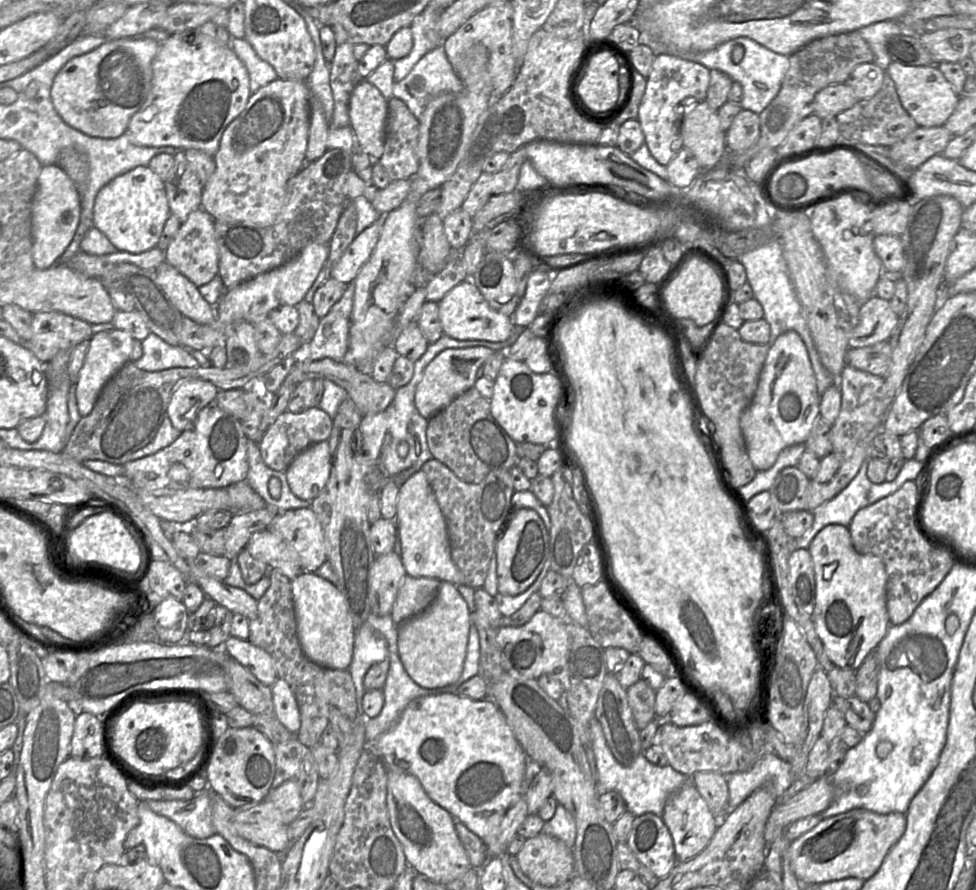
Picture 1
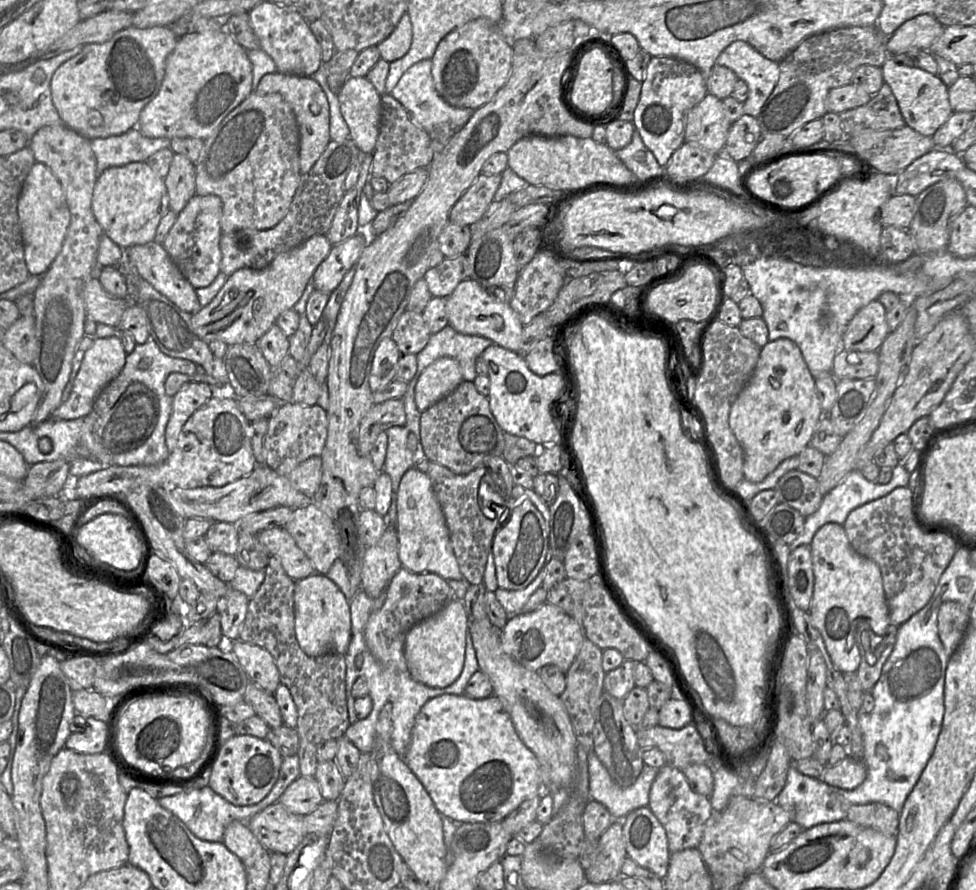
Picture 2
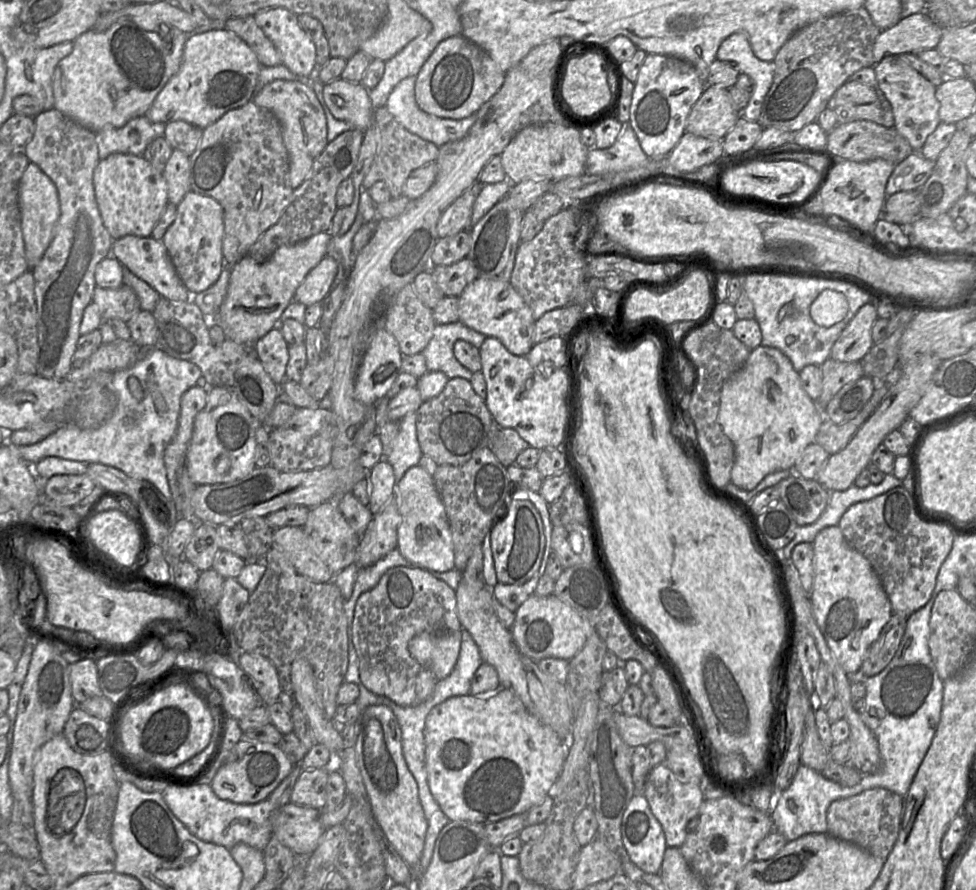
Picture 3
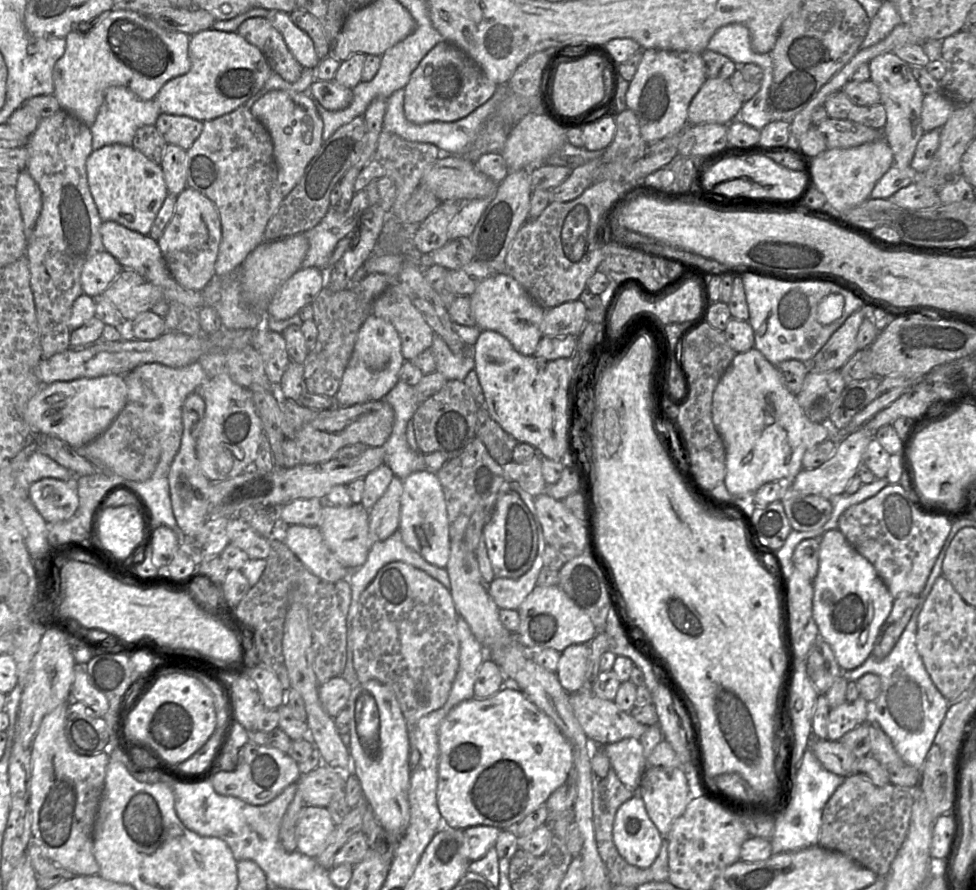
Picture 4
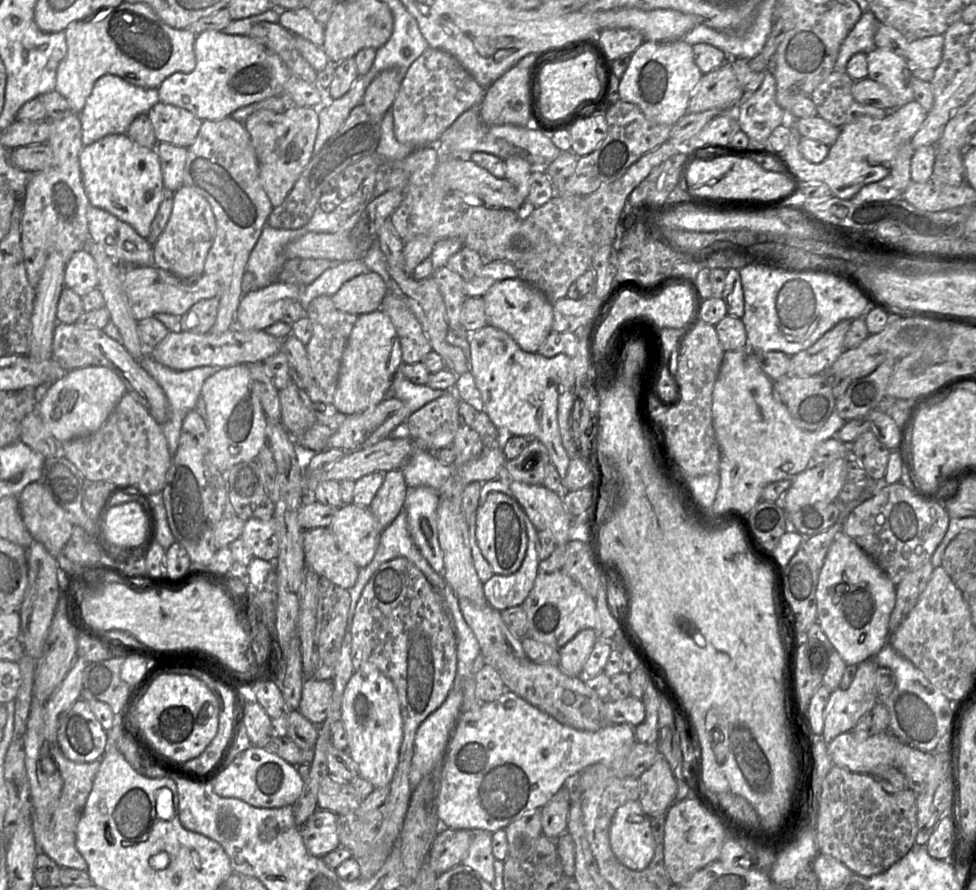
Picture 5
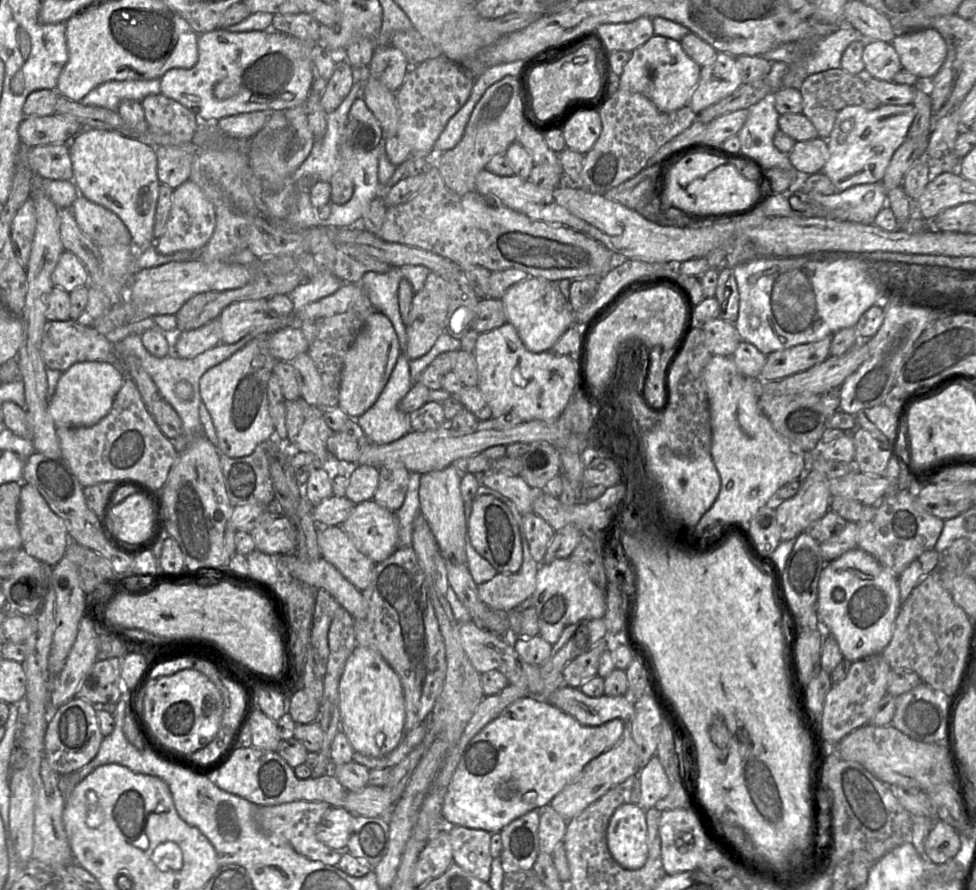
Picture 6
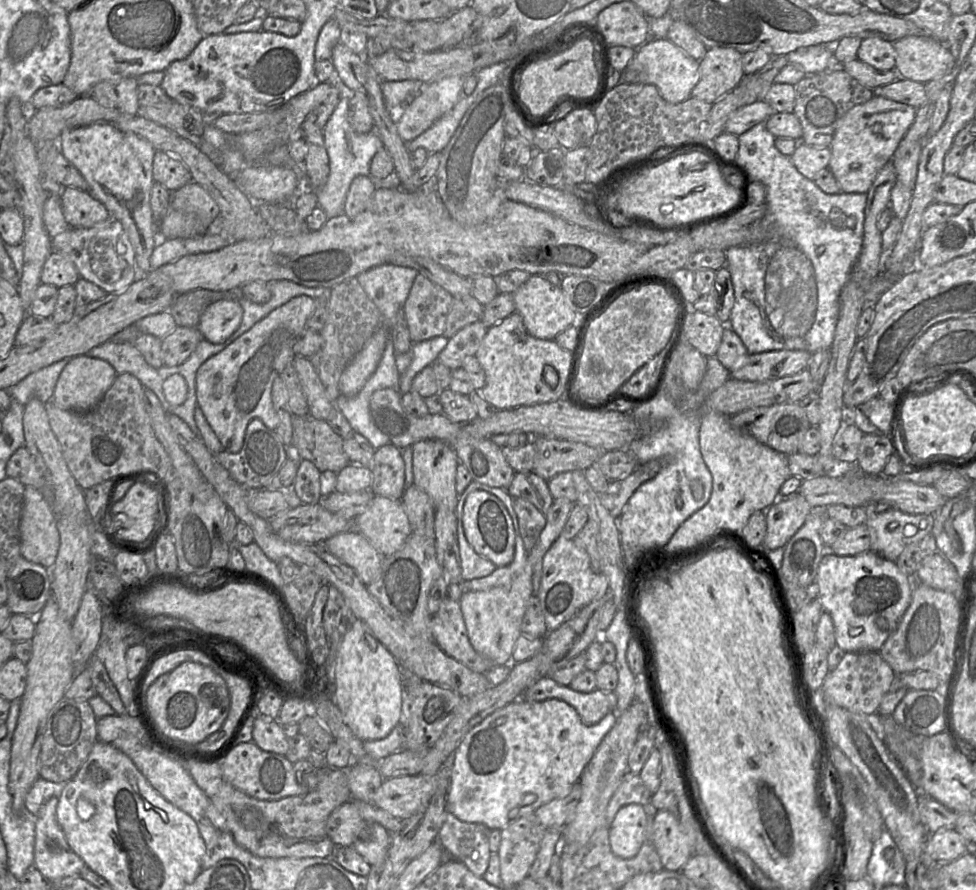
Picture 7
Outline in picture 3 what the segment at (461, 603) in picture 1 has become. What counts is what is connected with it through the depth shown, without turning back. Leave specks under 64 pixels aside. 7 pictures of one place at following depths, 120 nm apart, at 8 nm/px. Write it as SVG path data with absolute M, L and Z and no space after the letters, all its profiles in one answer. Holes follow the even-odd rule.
M424 631L409 641L408 650L437 680L443 680L451 674L458 661L461 639L461 631Z

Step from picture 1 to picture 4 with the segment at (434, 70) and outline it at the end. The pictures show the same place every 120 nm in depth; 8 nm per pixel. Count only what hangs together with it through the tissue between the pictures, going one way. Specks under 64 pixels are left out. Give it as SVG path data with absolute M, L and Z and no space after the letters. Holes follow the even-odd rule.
M507 84L497 85L495 93L489 100L466 117L457 121L434 121L423 124L414 124L408 121L404 115L403 104L405 91L404 88L402 88L391 94L386 100L387 107L384 115L383 131L396 134L407 141L434 144L443 154L465 155L472 142L476 139L483 124L496 112L499 104L506 97L508 92L510 92L510 90Z

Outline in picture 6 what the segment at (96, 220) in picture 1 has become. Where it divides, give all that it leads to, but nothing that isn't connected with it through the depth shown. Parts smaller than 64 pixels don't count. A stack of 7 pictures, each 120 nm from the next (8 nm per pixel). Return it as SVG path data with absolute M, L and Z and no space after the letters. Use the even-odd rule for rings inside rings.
M83 128L68 147L78 193L114 212L129 230L137 251L152 246L161 185L157 176L155 147L136 138L97 128Z

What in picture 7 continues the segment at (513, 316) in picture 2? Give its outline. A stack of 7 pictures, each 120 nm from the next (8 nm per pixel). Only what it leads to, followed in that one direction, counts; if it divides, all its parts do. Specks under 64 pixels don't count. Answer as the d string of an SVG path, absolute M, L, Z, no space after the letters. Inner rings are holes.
M531 275L513 294L516 312L523 320L527 332L538 339L554 340L555 337L570 326L575 326L580 319L578 314L571 307L571 302L560 286L550 283L542 275Z

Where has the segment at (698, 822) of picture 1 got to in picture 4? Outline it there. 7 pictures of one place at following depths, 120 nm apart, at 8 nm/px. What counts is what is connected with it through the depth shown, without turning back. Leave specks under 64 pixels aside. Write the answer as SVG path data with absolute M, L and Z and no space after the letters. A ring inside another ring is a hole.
M648 766L635 794L643 799L648 816L662 839L667 839L673 822L692 800L687 778L679 768Z

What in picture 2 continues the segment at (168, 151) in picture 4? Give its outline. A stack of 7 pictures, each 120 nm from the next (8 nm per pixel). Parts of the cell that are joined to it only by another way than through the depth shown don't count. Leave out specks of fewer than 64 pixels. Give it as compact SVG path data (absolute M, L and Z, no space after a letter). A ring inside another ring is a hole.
M174 153L164 182L169 196L169 209L176 214L180 213L196 194L195 178L195 164L186 156Z

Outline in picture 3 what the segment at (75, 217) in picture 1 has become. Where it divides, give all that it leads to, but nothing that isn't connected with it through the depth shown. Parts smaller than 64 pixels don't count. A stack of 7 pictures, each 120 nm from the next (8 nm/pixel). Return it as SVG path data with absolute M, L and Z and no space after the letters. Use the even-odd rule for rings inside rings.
M34 163L26 167L18 190L18 205L21 215L21 230L24 240L25 256L29 270L34 268L49 247L60 216L60 204L55 184Z

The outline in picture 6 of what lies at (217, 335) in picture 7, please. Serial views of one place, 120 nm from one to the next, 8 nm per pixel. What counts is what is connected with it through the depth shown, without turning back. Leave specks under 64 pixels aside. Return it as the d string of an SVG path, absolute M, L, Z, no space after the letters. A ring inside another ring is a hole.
M265 298L230 304L218 317L222 331L221 342L224 344L238 342L251 331L255 322L267 315L268 301Z

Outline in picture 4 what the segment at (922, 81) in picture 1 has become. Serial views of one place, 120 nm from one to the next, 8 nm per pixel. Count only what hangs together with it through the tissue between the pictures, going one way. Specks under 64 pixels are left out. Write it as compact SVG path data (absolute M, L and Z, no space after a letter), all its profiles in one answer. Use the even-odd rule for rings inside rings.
M893 52L880 54L868 64L870 80L878 87L881 103L886 111L886 124L882 130L884 140L891 149L893 164L898 168L906 168L910 165L917 143L924 134L921 126L924 94L913 76L910 65Z

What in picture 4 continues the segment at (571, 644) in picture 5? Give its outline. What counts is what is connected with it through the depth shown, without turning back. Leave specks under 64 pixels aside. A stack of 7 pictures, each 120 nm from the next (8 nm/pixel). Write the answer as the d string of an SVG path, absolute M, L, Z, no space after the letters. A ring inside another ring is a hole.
M589 643L573 644L561 652L556 675L561 686L568 692L577 692L583 685L588 658Z

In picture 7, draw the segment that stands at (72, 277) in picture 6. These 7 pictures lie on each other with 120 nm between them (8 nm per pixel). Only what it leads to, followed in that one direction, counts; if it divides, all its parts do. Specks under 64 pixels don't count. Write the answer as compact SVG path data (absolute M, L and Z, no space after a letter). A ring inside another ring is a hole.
M52 252L46 259L41 272L41 283L57 288L73 285L80 279L74 263L65 255Z

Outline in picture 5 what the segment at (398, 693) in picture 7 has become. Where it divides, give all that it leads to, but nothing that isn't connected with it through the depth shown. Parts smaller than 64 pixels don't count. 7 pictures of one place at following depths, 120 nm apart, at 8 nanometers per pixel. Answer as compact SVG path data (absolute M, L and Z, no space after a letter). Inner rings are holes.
M362 663L343 693L341 720L344 723L349 755L359 766L360 776L375 788L389 786L399 762L403 722L397 689L374 664Z

